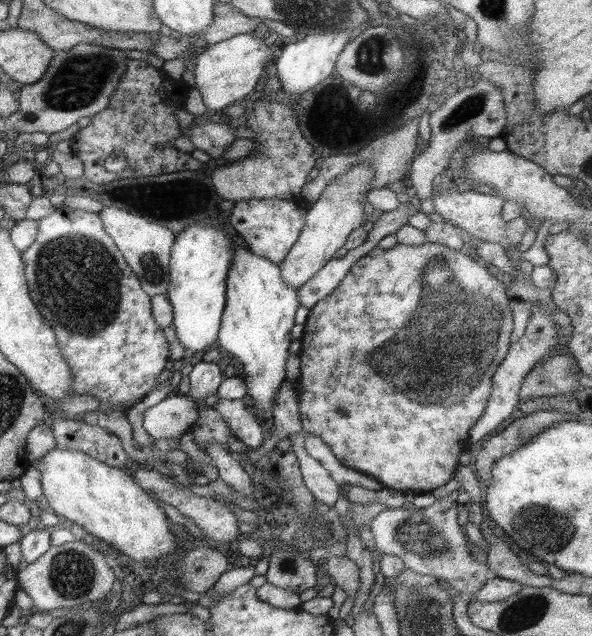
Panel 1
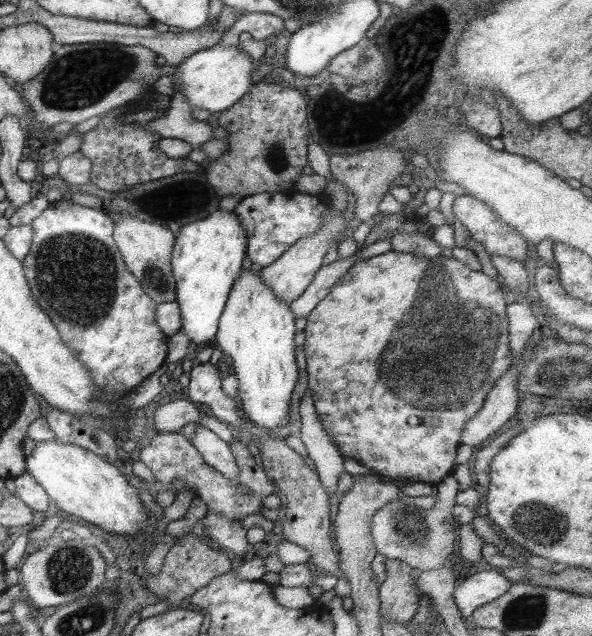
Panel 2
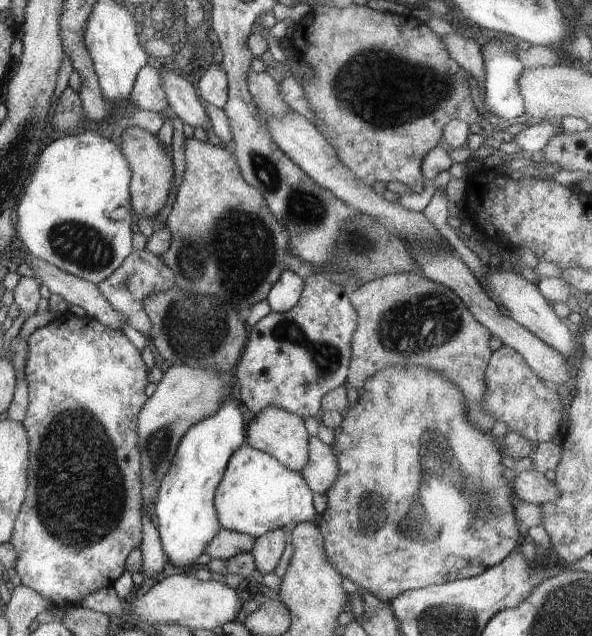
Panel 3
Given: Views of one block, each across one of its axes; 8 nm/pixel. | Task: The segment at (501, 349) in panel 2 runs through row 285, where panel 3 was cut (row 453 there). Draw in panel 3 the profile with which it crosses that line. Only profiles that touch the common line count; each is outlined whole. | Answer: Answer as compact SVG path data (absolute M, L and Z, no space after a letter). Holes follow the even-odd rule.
M384 366L364 380L359 389L355 406L344 410L344 420L338 430L334 430L335 439L332 452L338 460L338 478L332 488L326 492L328 504L321 514L320 532L325 540L325 549L332 566L340 572L342 578L348 578L356 584L358 592L364 589L376 596L377 600L391 603L396 596L406 590L424 588L428 585L440 585L454 580L468 579L482 574L486 569L502 562L516 546L519 539L519 520L514 512L515 495L503 473L504 457L499 441L491 431L480 430L468 418L468 408L462 392L440 372L430 368L404 368L404 366Z

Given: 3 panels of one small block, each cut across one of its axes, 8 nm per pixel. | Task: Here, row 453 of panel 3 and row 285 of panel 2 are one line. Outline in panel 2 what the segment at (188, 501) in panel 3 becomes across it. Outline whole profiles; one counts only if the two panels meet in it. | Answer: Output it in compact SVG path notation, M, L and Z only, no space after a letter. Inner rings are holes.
M216 210L213 214L180 229L172 252L171 268L176 283L176 302L180 307L182 331L196 344L216 337L219 320L232 286L247 258L248 240L237 215Z

